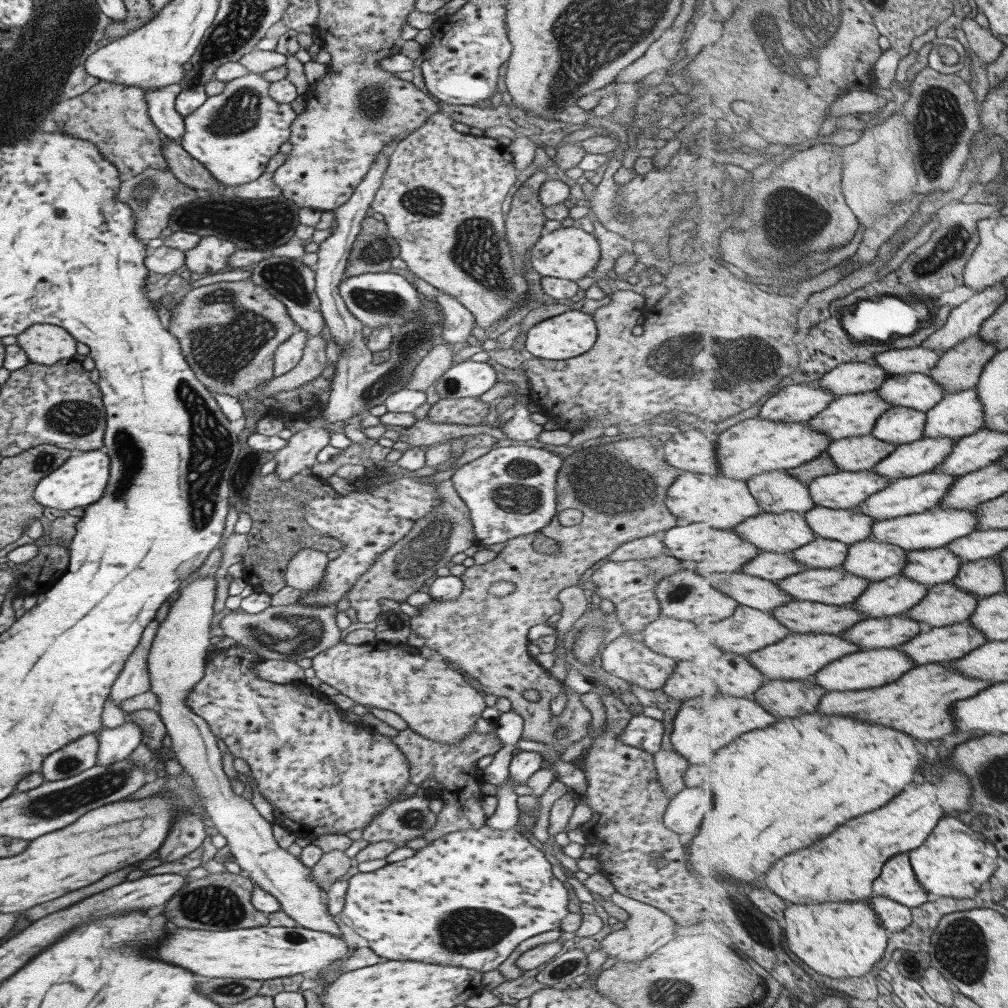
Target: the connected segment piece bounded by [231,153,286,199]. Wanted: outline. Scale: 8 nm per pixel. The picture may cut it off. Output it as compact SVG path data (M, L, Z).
M275 154L271 156L267 167L263 171L263 174L259 178L252 180L251 182L240 184L237 187L231 188L231 192L236 197L246 199L262 199L271 198L280 194L279 187L273 181L273 172L280 165L284 164L286 157L283 154Z

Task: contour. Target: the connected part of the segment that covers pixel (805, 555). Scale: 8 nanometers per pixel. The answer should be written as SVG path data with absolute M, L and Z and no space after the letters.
M817 536L813 542L791 554L802 562L806 570L837 568L846 561L849 547L847 543Z

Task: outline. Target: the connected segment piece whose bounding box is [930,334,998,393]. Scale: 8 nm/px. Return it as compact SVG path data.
M979 334L973 335L943 354L930 375L945 387L946 393L975 389L997 351L995 343L987 343Z

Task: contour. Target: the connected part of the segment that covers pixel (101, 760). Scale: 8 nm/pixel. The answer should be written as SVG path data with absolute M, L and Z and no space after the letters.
M127 720L115 728L100 728L96 735L98 740L95 765L115 764L129 757L133 749L141 743L141 727Z

